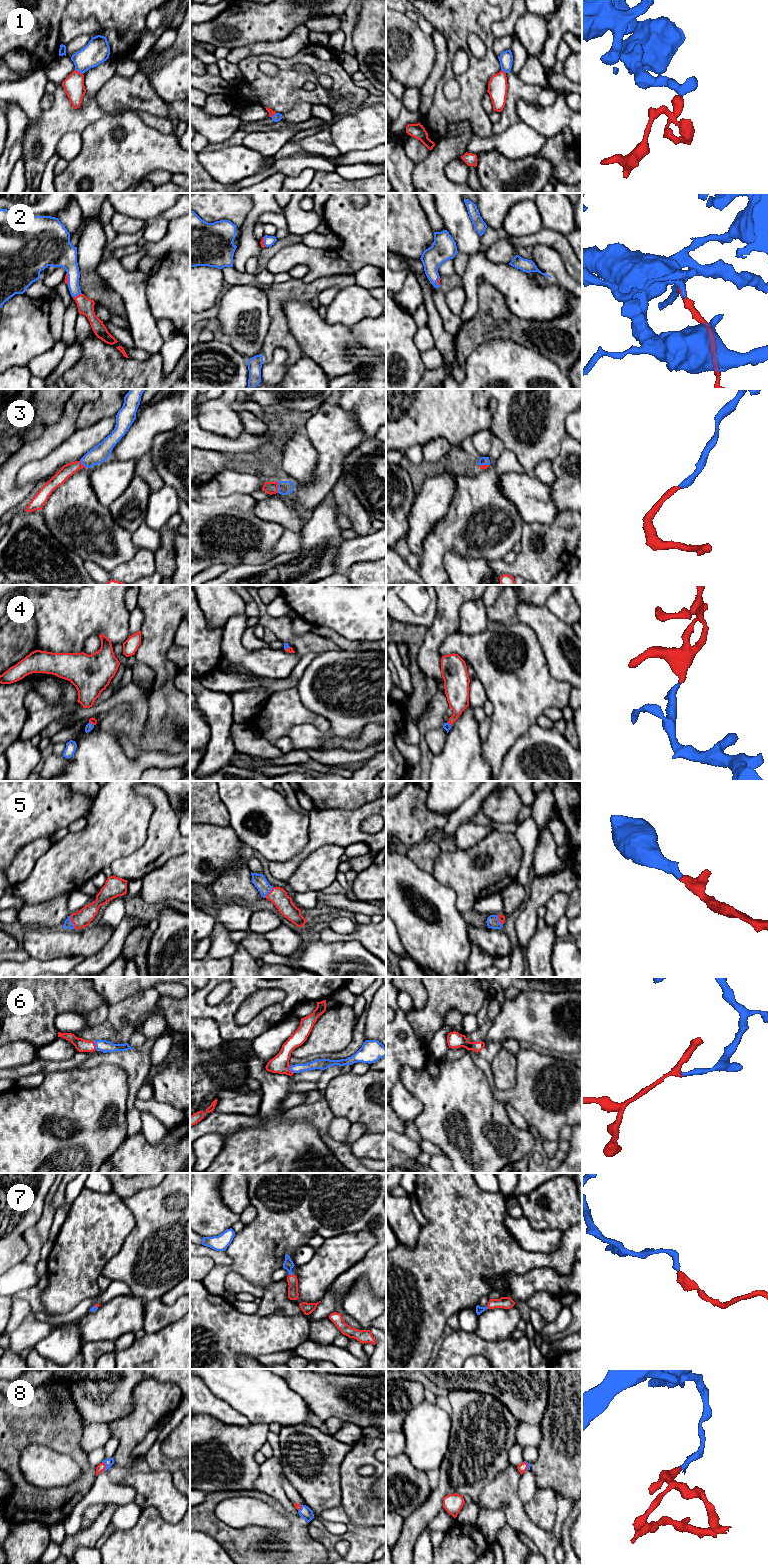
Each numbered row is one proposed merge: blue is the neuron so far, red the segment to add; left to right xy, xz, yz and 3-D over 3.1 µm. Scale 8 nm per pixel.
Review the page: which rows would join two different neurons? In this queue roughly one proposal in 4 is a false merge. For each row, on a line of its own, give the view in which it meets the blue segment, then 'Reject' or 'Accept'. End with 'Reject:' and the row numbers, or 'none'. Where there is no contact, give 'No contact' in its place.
1: Touches blue in xy. Reject
2: Touches blue in xy. Accept
3: Touches blue in xz. Accept
4: Touches blue in xy. Accept
5: Touches blue in xy. Accept
6: Touches blue in xy. Accept
7: Touches blue in xz. Accept
8: Touches blue in xy. Accept
Reject: 1

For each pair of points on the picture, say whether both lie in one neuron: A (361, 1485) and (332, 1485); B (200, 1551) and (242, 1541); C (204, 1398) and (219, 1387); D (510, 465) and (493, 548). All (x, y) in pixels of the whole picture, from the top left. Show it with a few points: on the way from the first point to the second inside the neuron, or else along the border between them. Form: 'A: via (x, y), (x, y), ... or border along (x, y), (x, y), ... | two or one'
A: border along (342, 1462), (340, 1469), (340, 1504) | two
B: border along (202, 1532), (213, 1537), (228, 1554) | two
C: border along (201, 1379), (214, 1395), (230, 1406) | two
D: via (493, 483), (493, 526) | one

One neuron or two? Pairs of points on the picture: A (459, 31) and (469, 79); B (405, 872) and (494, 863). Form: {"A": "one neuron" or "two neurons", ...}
{"A": "one neuron", "B": "two neurons"}

